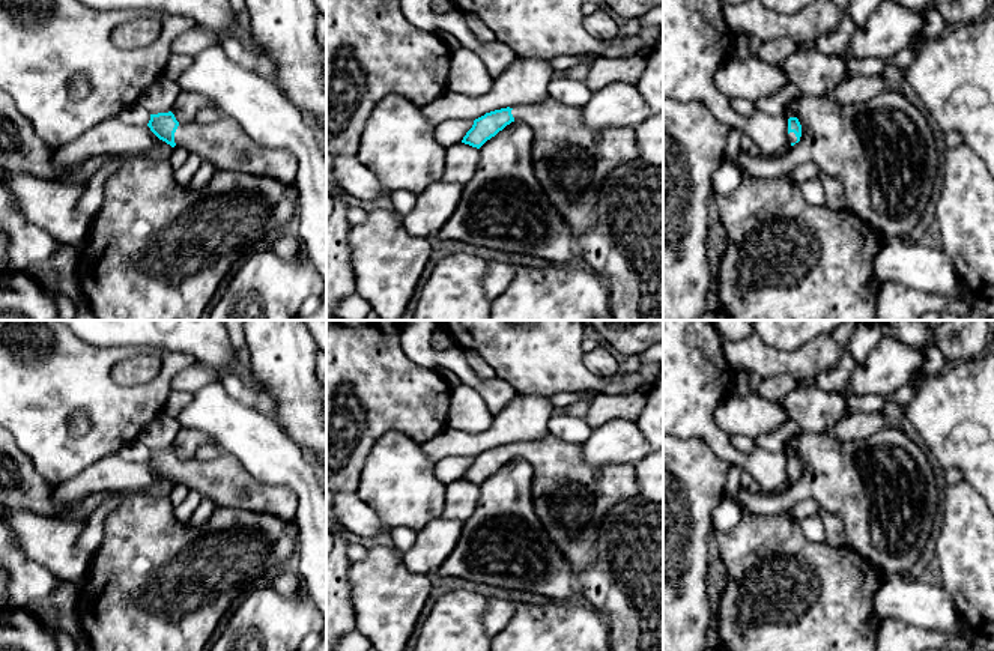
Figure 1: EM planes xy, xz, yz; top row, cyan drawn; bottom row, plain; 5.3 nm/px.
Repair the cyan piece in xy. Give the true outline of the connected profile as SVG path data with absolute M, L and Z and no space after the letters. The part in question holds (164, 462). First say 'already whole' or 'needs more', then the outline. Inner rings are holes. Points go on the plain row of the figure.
needs more; M171 448L158 450L150 451L147 463L171 484L185 484L217 505L269 513L289 522L296 519L299 501L292 489L257 481L226 451L212 460L179 460Z

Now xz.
needs more; M550 433L538 441L501 445L474 457L462 480L480 486L514 457L528 460L534 469L531 495L534 510L543 528L570 562L573 571L583 573L595 558L599 528L608 511L621 501L639 495L633 463L589 466L583 459L582 444L561 441Z

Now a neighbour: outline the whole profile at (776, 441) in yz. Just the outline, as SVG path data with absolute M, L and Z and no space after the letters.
M788 419L783 425L779 428L759 435L755 442L758 448L762 448L765 451L771 453L786 453L786 445L791 439L799 436L802 433L802 427L797 421Z

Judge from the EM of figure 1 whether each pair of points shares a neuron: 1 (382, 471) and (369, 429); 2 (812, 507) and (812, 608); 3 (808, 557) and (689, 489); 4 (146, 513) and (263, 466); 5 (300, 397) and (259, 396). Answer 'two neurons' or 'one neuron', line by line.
1: two neurons
2: two neurons
3: two neurons
4: two neurons
5: two neurons

